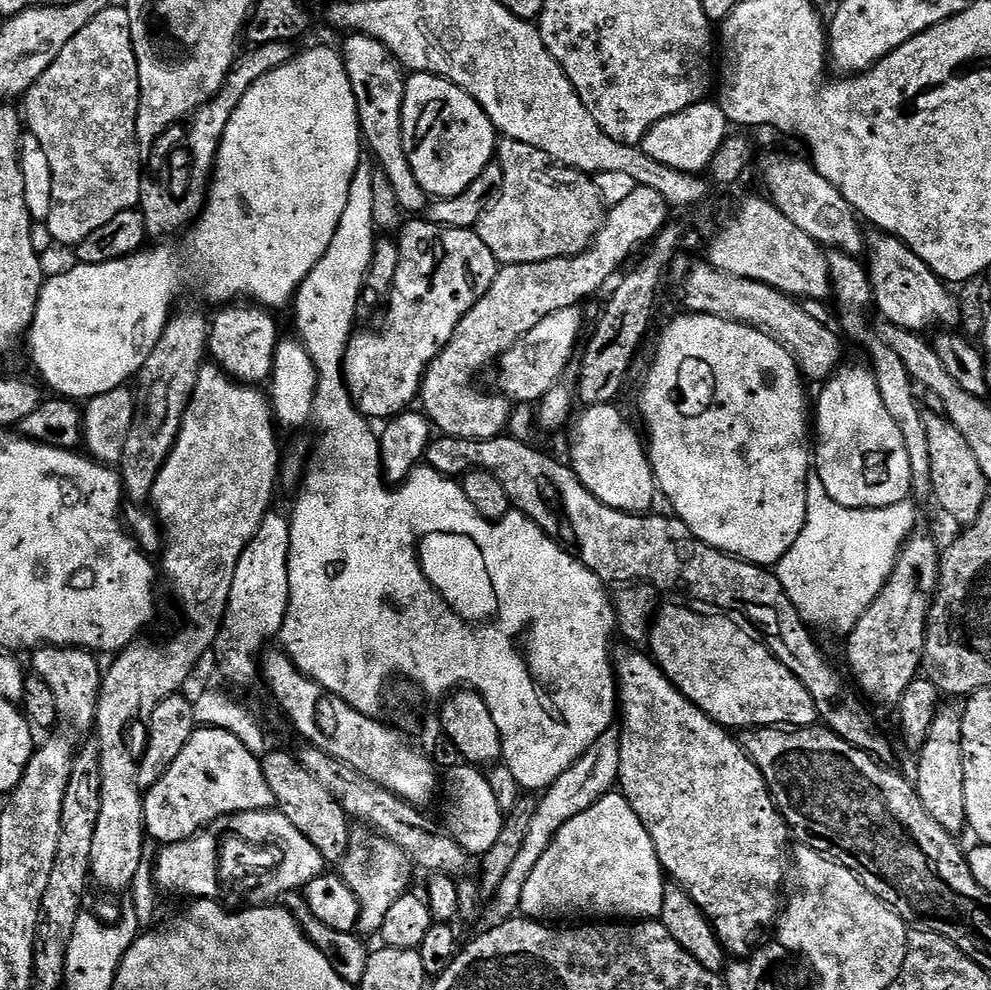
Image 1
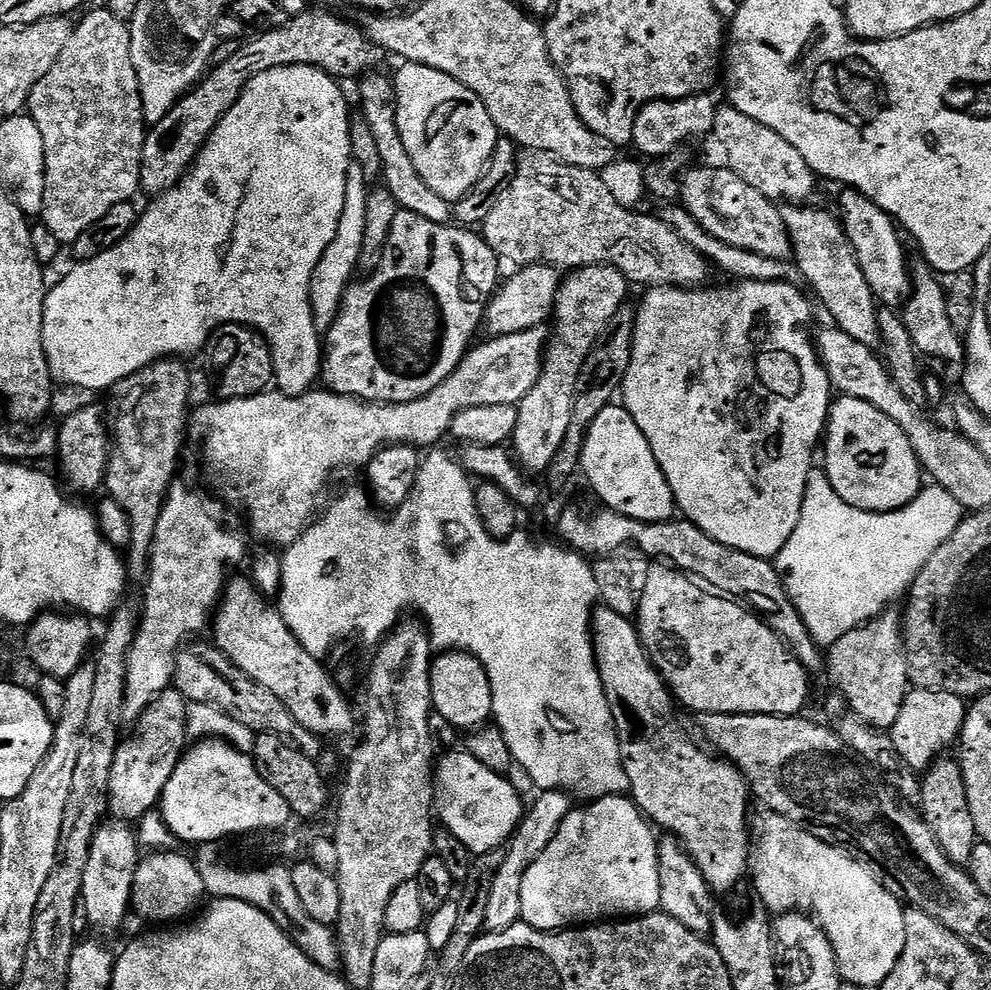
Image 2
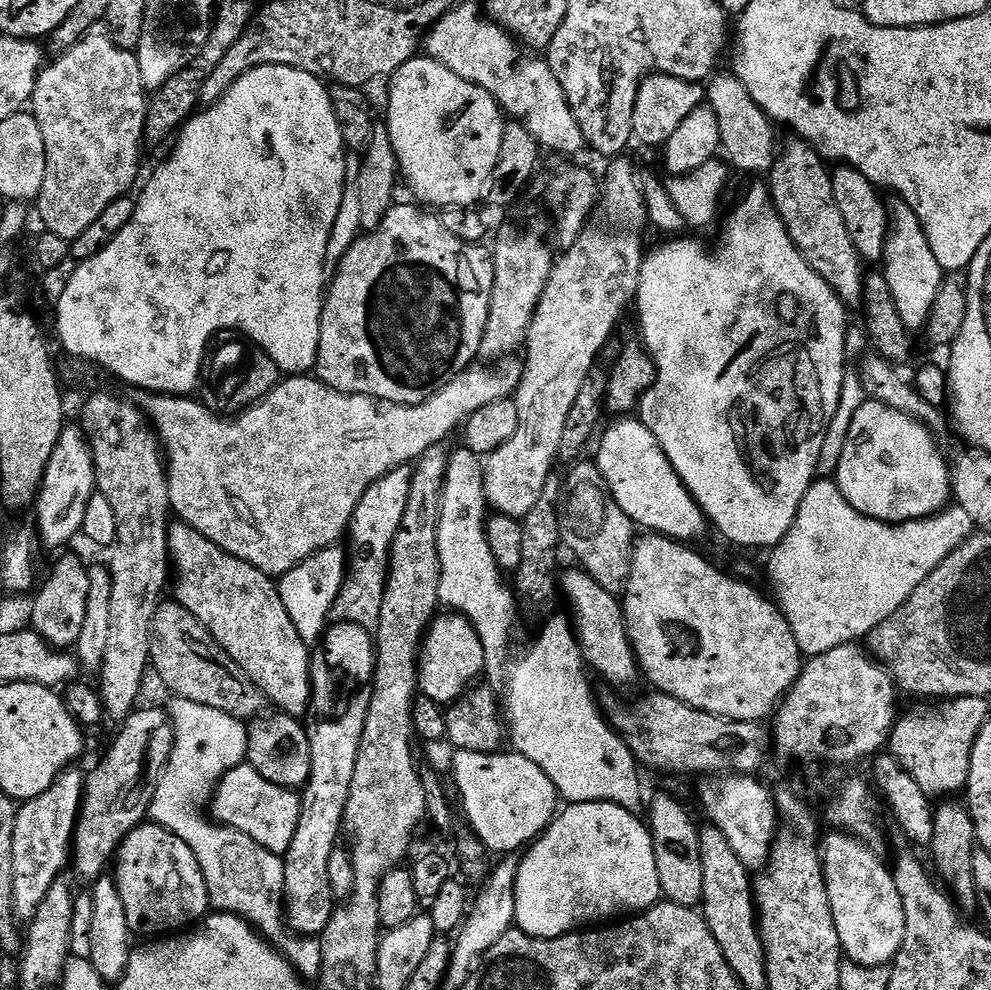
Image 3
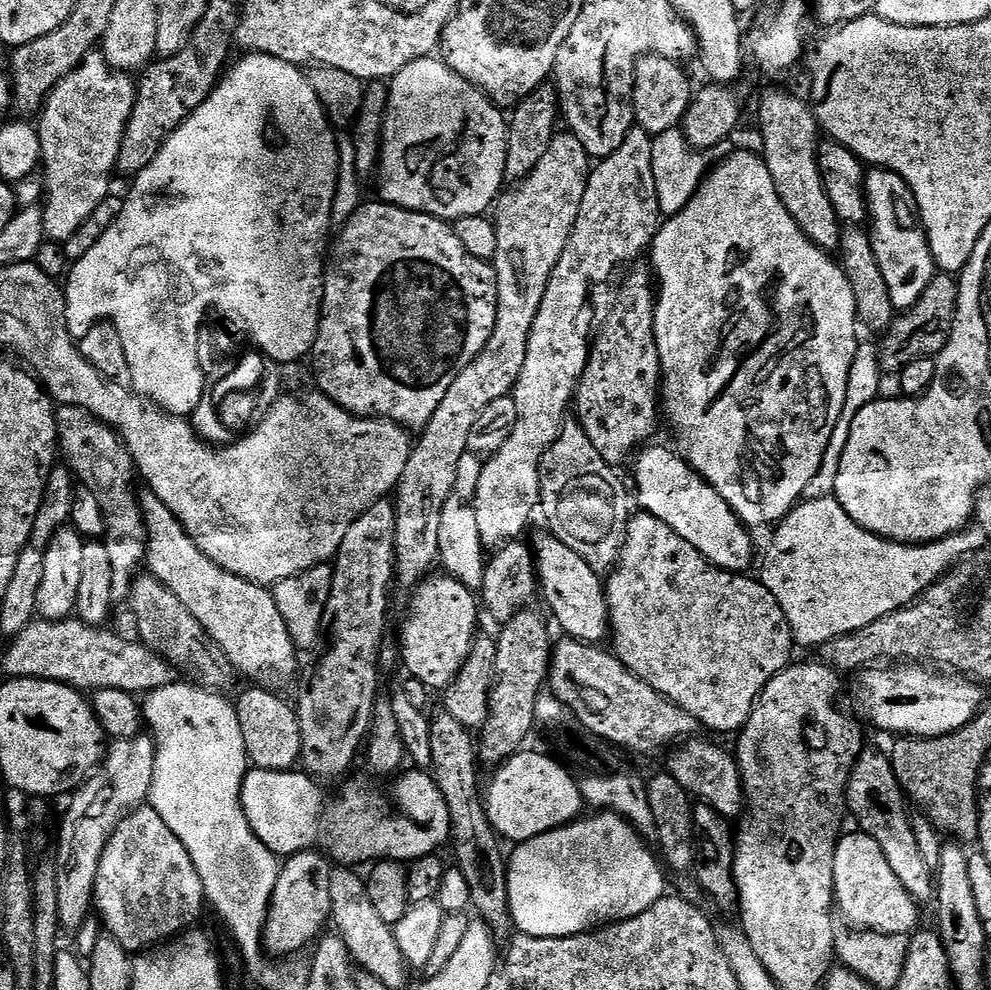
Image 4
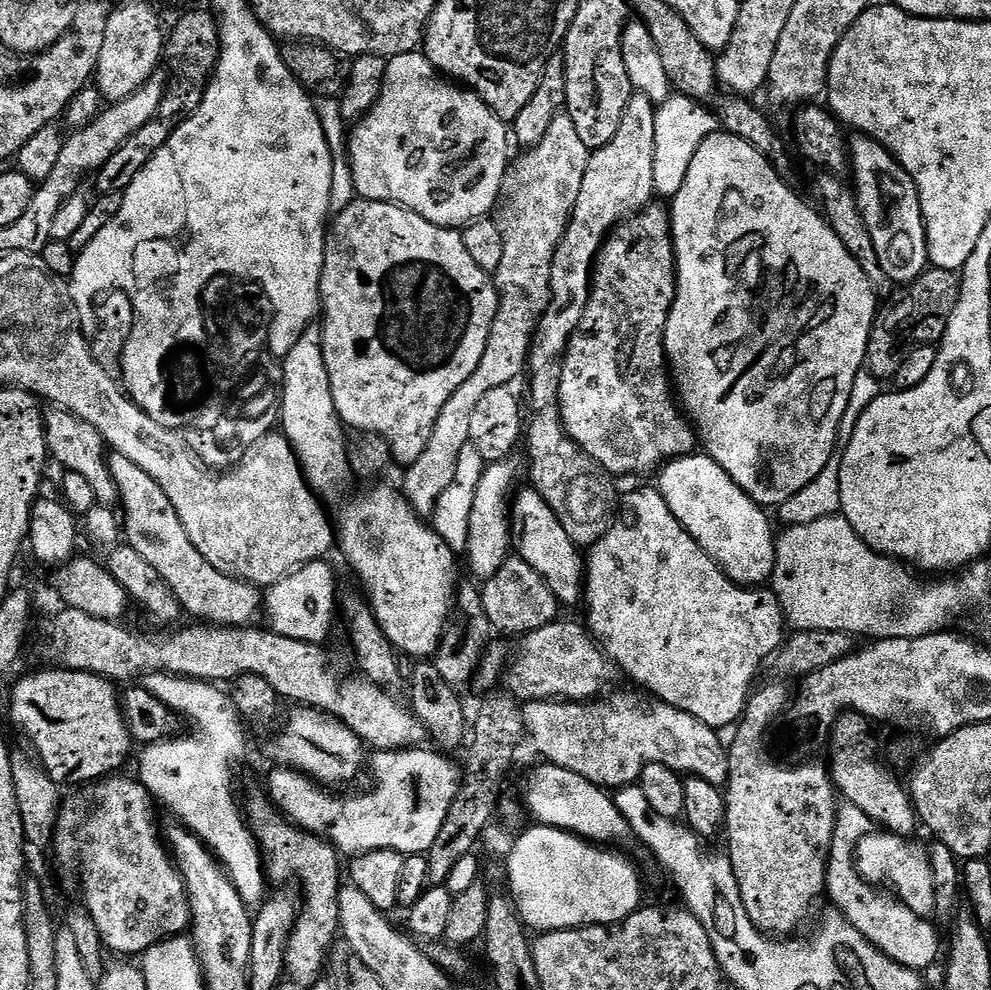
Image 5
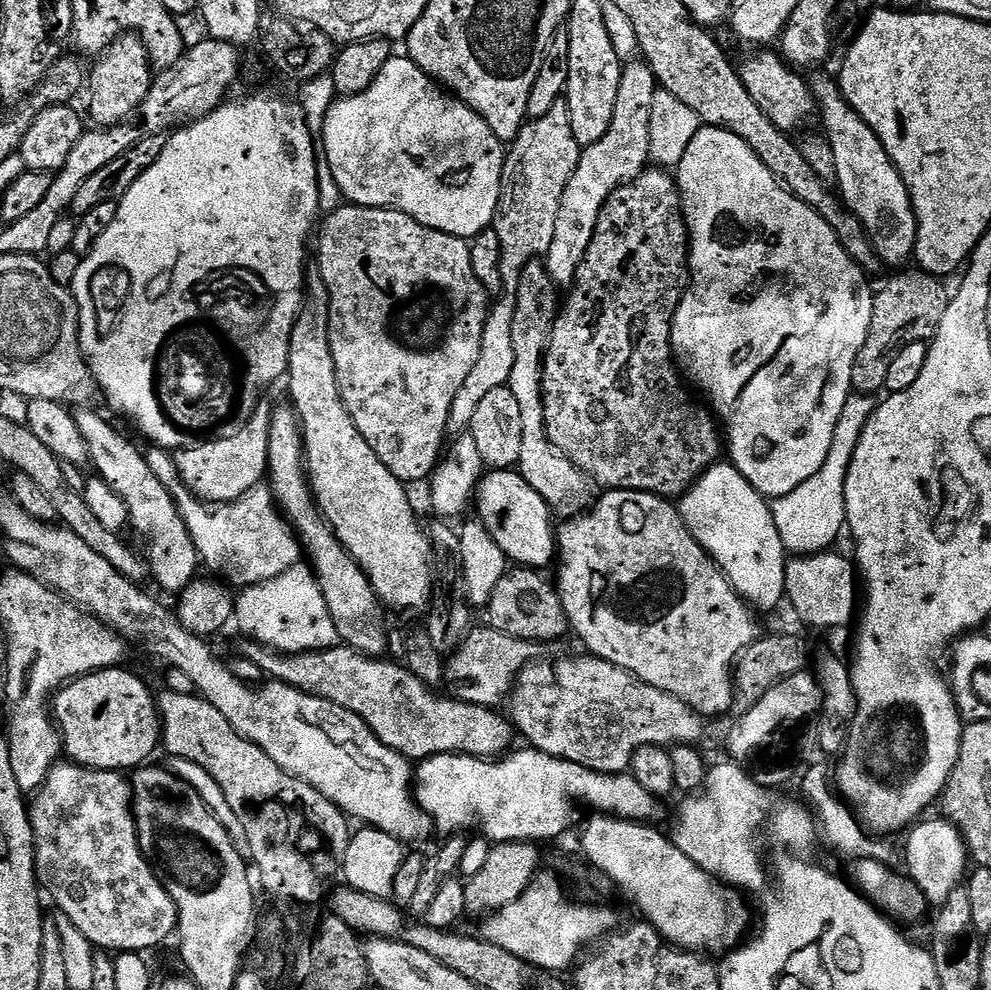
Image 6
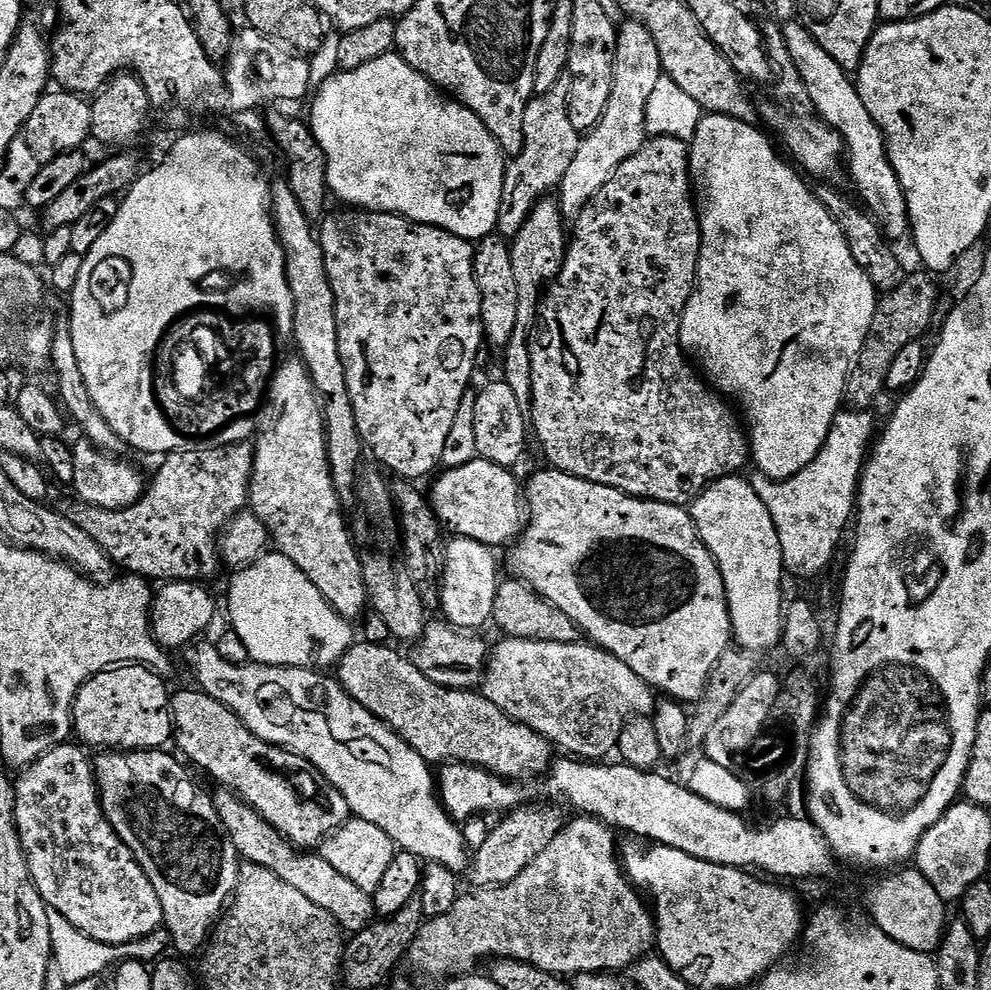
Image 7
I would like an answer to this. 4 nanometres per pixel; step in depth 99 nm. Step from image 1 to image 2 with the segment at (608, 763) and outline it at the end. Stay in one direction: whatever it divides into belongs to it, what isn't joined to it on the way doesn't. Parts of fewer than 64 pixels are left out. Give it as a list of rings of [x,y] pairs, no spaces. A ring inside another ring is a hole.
[[[544,790],[539,795],[540,797],[525,811],[520,825],[516,827],[516,833],[506,848],[506,862],[502,862],[502,870],[498,870],[490,886],[490,898],[486,901],[484,918],[484,927],[487,931],[501,932],[520,920],[522,878],[526,878],[526,870],[534,866],[538,854],[542,854],[546,846],[550,846],[554,834],[558,834],[558,826],[562,826],[562,822],[571,814],[574,807],[573,797],[567,791]]]

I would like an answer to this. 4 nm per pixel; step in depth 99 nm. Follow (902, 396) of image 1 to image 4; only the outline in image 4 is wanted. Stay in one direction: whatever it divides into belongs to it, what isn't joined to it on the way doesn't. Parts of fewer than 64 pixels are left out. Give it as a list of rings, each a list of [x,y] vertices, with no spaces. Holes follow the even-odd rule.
[[[768,88],[761,94],[756,116],[760,119],[760,144],[764,147],[762,159],[766,170],[770,170],[770,178],[774,178],[774,190],[778,194],[782,206],[786,206],[790,218],[794,218],[794,222],[798,222],[798,226],[804,231],[806,238],[810,238],[810,242],[814,242],[825,252],[832,254],[840,247],[842,225],[838,214],[834,214],[834,206],[830,206],[830,198],[826,198],[826,190],[816,161],[818,151],[816,135],[819,137],[822,129],[816,123],[809,101],[804,100],[799,100],[794,93],[787,92],[784,88]]]

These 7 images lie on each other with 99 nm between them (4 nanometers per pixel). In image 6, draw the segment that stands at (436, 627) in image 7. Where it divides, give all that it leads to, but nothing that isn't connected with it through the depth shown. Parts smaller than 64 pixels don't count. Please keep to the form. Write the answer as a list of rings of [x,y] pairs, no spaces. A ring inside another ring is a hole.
[[[490,626],[473,627],[445,663],[445,679],[451,684],[462,684],[460,698],[467,704],[495,709],[509,699],[522,669],[528,667],[541,655],[541,645],[530,640],[515,640],[510,634],[502,634]]]

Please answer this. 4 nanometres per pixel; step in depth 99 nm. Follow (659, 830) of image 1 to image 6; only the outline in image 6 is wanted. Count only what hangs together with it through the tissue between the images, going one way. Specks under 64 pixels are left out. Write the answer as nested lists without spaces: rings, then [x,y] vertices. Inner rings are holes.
[[[506,468],[485,471],[476,485],[474,512],[488,525],[494,542],[498,542],[513,565],[544,570],[551,560],[553,563],[557,559],[558,532],[554,524],[552,528],[553,509],[549,508],[542,494],[520,476],[519,471]]]

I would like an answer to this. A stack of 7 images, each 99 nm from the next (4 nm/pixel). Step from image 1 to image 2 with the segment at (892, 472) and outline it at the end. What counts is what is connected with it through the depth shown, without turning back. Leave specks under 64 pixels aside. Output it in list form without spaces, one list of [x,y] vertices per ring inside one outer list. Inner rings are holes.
[[[840,396],[833,399],[828,414],[826,435],[822,440],[822,456],[824,452],[823,471],[828,473],[830,486],[850,506],[861,508],[867,512],[893,512],[906,506],[919,493],[922,487],[922,469],[920,460],[914,454],[914,446],[910,446],[910,438],[882,410],[870,406],[870,402],[862,402],[858,398]]]

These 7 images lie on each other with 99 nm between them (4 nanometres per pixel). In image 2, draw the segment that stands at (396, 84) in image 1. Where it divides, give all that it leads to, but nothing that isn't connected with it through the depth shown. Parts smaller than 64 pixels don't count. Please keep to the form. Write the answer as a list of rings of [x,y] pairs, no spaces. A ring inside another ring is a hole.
[[[368,74],[359,81],[360,108],[362,117],[374,134],[375,145],[378,146],[379,157],[382,158],[382,184],[390,194],[394,194],[397,209],[418,214],[418,218],[426,218],[426,222],[452,224],[454,220],[453,201],[434,194],[422,182],[418,170],[414,170],[414,162],[410,162],[410,154],[406,154],[406,146],[402,146],[402,134],[398,134],[398,106],[396,105],[396,86],[391,75],[376,76]]]

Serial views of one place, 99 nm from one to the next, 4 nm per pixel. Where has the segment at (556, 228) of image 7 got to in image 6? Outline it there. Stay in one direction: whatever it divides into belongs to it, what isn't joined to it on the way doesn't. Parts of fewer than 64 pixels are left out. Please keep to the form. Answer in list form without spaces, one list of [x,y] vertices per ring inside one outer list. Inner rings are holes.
[[[539,259],[531,260],[524,268],[520,279],[520,291],[515,293],[516,310],[514,312],[514,368],[510,370],[507,387],[518,401],[522,413],[522,454],[518,471],[538,494],[547,502],[549,508],[557,513],[579,514],[593,503],[593,481],[582,469],[576,468],[554,442],[550,442],[546,430],[546,414],[544,413],[544,391],[542,390],[542,374],[544,373],[544,349],[556,321],[558,285],[550,278],[547,267]]]

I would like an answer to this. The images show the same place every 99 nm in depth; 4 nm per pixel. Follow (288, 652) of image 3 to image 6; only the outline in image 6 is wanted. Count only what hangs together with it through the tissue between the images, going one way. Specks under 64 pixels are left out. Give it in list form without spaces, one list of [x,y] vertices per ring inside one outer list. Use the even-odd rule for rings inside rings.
[[[80,406],[72,412],[78,426],[78,434],[86,442],[91,467],[96,467],[95,475],[105,480],[126,502],[128,522],[131,531],[140,535],[144,543],[142,555],[148,562],[151,579],[164,592],[179,594],[193,580],[197,579],[198,557],[196,547],[186,530],[186,522],[176,509],[176,499],[168,493],[166,486],[158,482],[154,470],[150,470],[147,455],[128,436],[123,436],[106,417],[92,406]]]

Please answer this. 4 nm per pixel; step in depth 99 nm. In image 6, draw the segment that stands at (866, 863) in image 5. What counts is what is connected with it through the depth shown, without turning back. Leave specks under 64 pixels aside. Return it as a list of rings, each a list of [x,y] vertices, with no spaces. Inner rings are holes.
[[[937,818],[937,820],[928,819],[921,819],[907,833],[907,835],[909,834],[908,845],[904,848],[904,860],[908,863],[906,872],[912,883],[920,889],[925,901],[932,902],[932,900],[936,900],[935,902],[943,902],[947,900],[949,893],[959,885],[956,883],[959,880],[961,883],[965,879],[970,857],[961,837],[947,820],[943,818]]]

